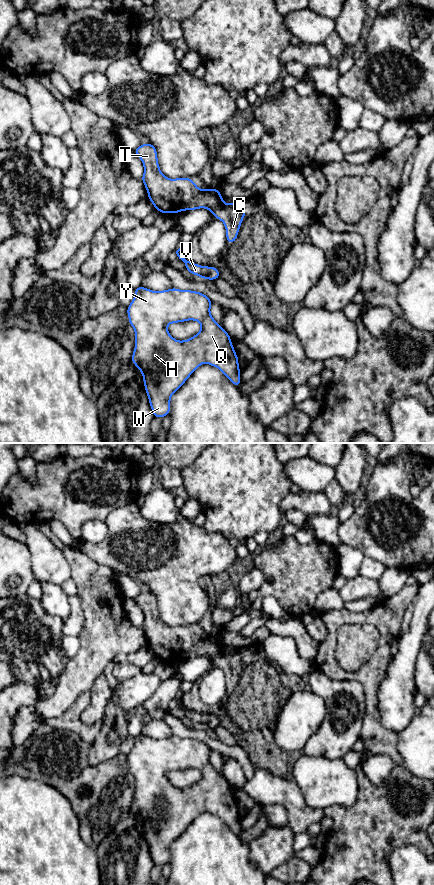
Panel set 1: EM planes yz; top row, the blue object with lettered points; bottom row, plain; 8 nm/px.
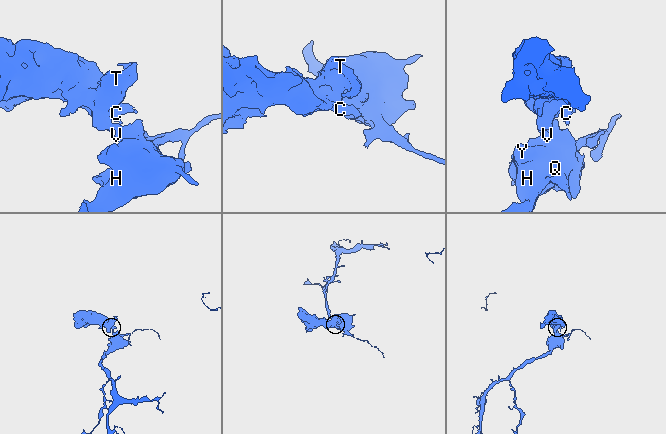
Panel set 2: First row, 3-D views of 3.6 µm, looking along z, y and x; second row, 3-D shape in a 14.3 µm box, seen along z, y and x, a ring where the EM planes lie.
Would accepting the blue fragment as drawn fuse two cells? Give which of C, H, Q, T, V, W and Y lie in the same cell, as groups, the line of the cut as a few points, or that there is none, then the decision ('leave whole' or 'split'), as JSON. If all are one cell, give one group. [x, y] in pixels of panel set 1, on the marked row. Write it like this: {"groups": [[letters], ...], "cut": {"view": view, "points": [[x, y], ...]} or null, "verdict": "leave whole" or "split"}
{"groups": [["C", "T"], ["H", "Q", "V", "W", "Y"]], "cut": {"view": "yz", "points": [[180, 247], [183, 255]]}, "verdict": "split"}

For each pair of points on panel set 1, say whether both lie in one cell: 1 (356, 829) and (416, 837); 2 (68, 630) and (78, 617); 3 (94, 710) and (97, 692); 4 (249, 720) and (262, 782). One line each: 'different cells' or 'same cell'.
1: same cell
2: same cell
3: same cell
4: different cells

